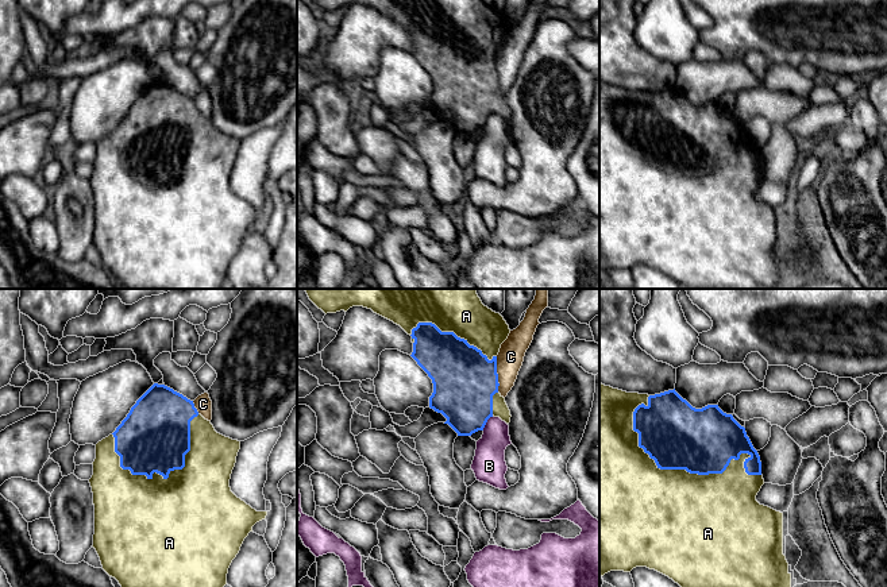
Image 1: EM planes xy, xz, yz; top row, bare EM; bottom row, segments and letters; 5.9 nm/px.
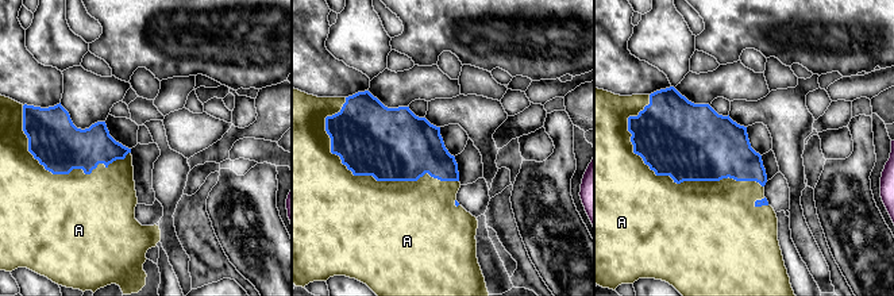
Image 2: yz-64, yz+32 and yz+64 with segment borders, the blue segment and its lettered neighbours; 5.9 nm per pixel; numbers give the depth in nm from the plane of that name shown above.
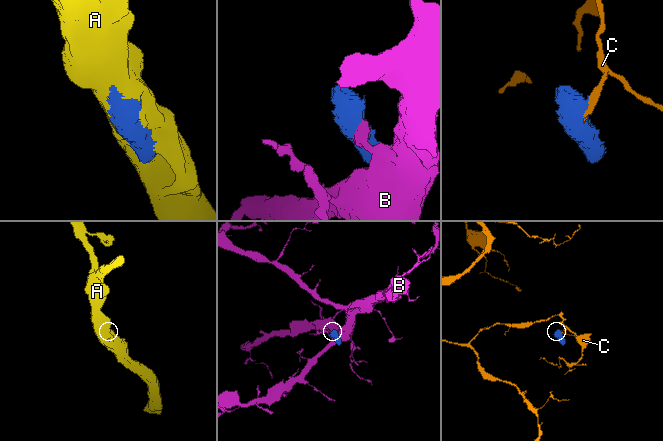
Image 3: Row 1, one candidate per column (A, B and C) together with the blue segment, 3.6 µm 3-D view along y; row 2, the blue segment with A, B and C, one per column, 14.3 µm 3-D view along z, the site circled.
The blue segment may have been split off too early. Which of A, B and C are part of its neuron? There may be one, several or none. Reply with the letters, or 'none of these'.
A

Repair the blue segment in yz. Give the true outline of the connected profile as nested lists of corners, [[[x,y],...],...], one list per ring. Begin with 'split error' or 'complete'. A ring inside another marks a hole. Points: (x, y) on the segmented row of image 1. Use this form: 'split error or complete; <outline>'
split error; [[[599,383],[599,576],[610,571],[630,572],[636,567],[647,567],[668,576],[680,587],[791,587],[791,574],[783,555],[783,513],[756,501],[763,484],[760,456],[745,428],[718,405],[695,409],[675,389],[648,395]]]

